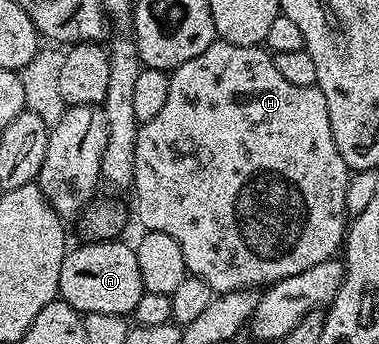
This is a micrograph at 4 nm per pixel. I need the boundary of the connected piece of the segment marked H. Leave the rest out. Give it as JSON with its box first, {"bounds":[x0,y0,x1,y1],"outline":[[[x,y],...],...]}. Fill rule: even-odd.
{"bounds":[133,39,351,295],"outline":[[[216,39],[208,49],[201,51],[201,55],[197,55],[197,59],[189,59],[189,63],[185,63],[179,69],[174,70],[170,74],[170,78],[169,95],[165,98],[165,107],[161,107],[161,115],[153,115],[153,119],[142,122],[139,126],[139,134],[137,135],[133,194],[135,193],[135,213],[139,216],[140,223],[144,225],[142,228],[147,231],[161,231],[165,235],[173,235],[173,239],[177,239],[177,243],[181,247],[181,255],[185,255],[188,274],[205,279],[205,283],[209,283],[212,294],[215,295],[237,291],[238,289],[255,289],[256,287],[260,287],[259,285],[270,287],[275,282],[285,279],[289,275],[297,275],[301,271],[309,271],[309,267],[317,267],[317,263],[332,260],[338,254],[335,252],[338,249],[340,252],[341,246],[344,244],[349,224],[349,217],[345,210],[347,207],[347,185],[351,182],[351,173],[348,170],[345,159],[341,159],[341,151],[337,151],[337,143],[333,139],[333,131],[329,127],[329,107],[322,91],[315,85],[297,87],[293,83],[288,83],[282,77],[281,71],[277,71],[274,56],[266,48],[258,45],[234,45],[222,39]]]}

